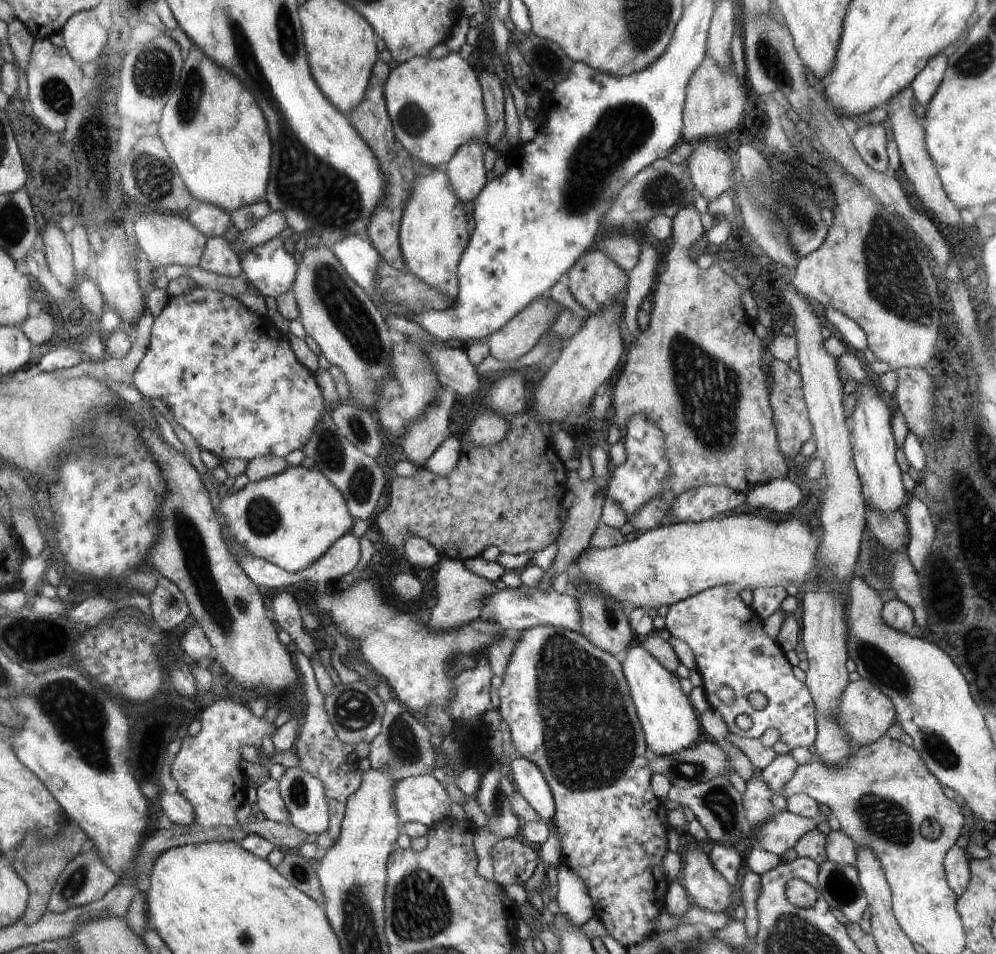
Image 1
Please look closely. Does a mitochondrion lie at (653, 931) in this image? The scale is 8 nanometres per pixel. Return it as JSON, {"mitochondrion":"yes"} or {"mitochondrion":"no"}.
{"mitochondrion":"no"}

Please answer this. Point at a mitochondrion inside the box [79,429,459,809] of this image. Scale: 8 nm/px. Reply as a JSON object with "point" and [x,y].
{"point":[182,523]}

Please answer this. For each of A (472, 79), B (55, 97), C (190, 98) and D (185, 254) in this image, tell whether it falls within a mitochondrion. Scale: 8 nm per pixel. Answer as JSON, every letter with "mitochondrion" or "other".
{"A":"other","B":"mitochondrion","C":"mitochondrion","D":"other"}

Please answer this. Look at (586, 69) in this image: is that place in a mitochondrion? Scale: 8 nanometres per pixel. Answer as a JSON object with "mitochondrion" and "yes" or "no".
{"mitochondrion":"no"}

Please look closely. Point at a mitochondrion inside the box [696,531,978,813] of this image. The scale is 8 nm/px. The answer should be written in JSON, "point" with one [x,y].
{"point":[877,664]}

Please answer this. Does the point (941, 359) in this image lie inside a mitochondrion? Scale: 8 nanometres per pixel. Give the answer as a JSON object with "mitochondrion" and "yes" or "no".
{"mitochondrion":"no"}

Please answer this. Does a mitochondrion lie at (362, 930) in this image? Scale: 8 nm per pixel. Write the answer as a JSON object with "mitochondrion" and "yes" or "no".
{"mitochondrion":"yes"}

